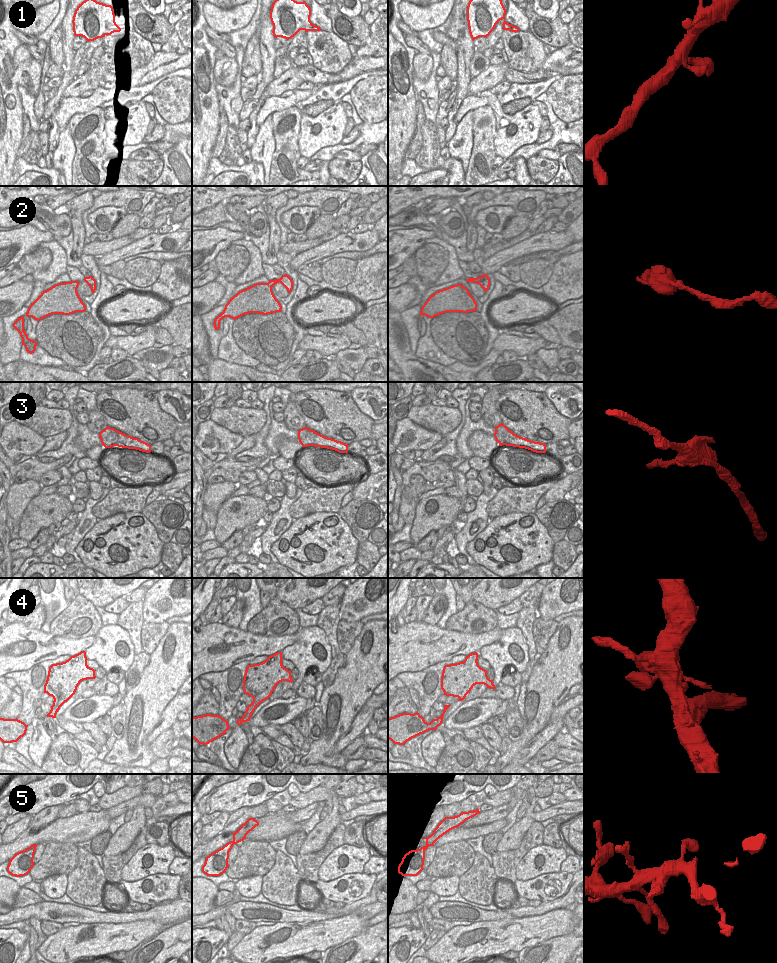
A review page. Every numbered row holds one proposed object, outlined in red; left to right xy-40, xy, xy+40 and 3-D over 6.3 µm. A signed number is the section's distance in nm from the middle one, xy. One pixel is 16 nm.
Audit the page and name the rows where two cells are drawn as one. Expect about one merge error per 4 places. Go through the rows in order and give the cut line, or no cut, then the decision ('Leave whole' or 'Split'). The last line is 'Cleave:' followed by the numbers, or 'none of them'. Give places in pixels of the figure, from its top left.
1: No split. Leave whole
2: No split. Leave whole
3: Split along xy+40 (509, 430), (505, 435), (504, 444). Split
4: No split. Leave whole
5: No split. Leave whole
Cleave: 3.

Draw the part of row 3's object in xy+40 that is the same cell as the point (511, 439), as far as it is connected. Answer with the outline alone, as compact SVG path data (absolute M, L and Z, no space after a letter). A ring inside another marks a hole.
M508 431L505 434L505 445L519 448L525 448L536 453L545 453L546 444L528 440L514 434L512 431Z

